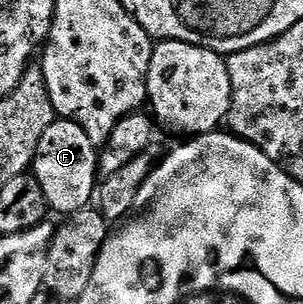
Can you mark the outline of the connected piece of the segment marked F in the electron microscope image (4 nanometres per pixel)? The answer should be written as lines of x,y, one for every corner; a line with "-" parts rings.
59,117
46,129
44,136
40,136
32,175
39,182
45,203
51,211
81,210
93,199
94,187
99,181
98,154
100,158
99,147
97,150
94,142
95,139
80,123
63,117

